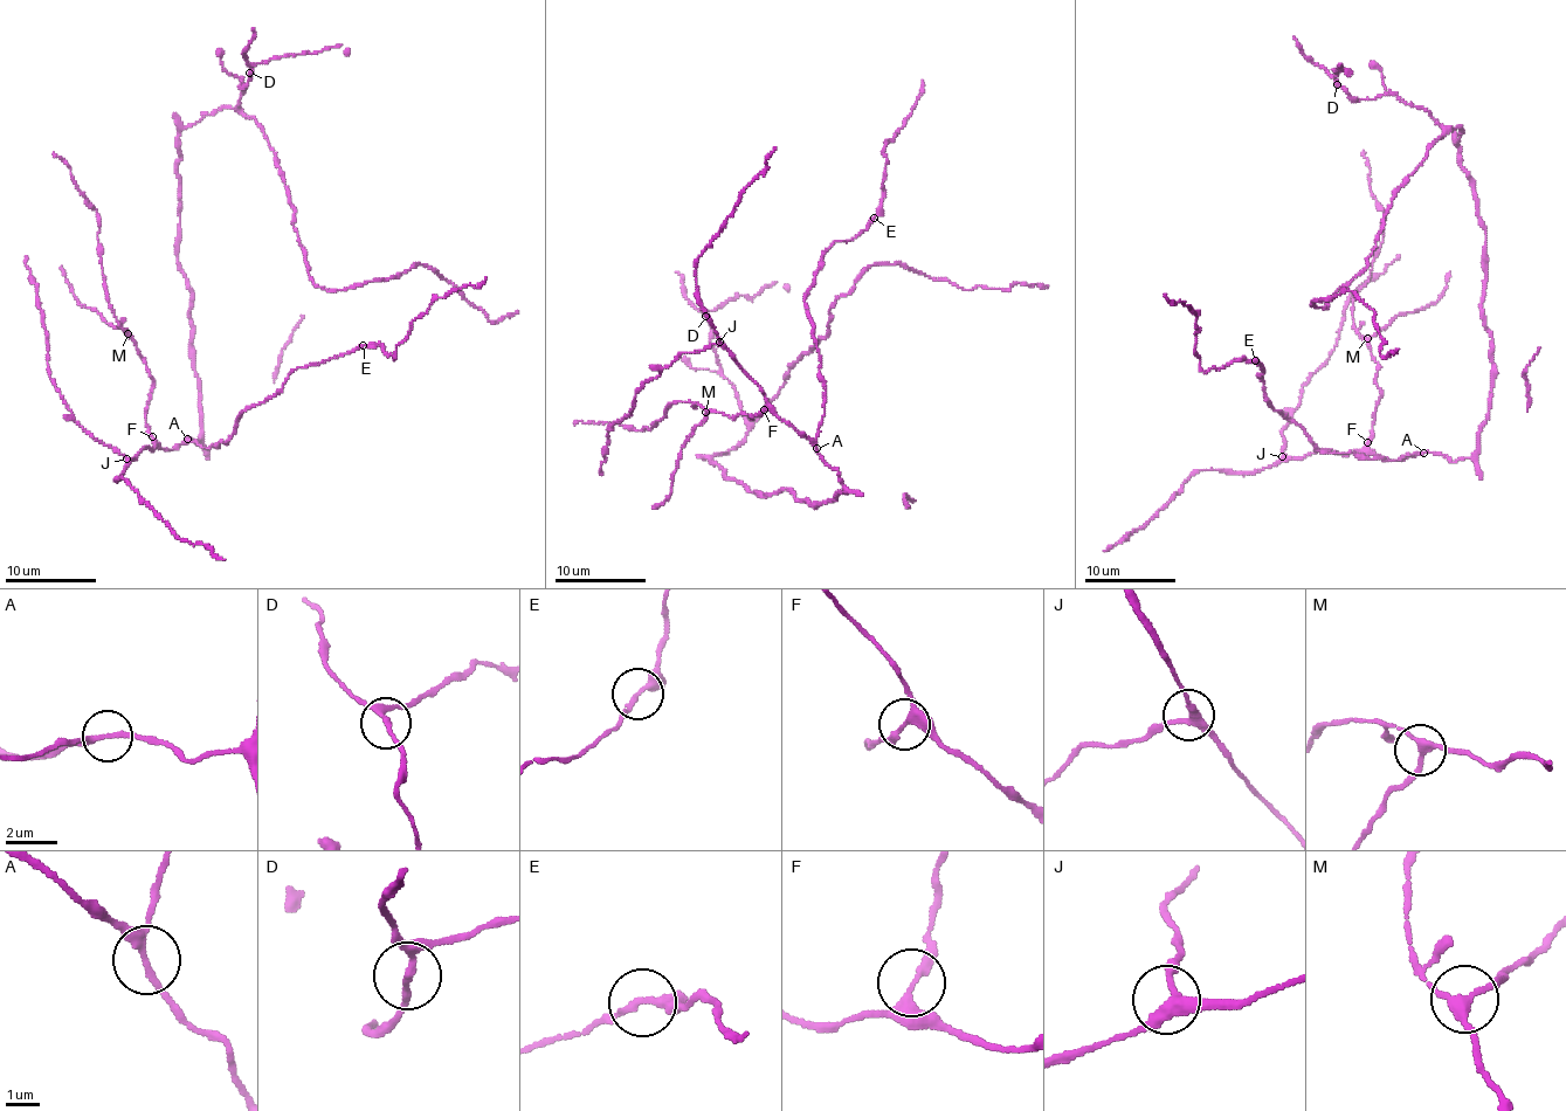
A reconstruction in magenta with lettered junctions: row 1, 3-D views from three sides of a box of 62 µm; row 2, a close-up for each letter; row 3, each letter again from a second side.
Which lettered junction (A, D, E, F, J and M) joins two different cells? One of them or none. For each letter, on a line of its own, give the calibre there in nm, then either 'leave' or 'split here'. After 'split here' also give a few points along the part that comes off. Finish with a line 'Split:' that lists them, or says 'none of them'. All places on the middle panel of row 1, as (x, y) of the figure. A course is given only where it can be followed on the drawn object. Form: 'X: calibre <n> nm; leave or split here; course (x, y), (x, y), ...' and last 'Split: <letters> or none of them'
A: calibre 190 nm; leave
D: calibre 160 nm; leave
E: calibre 200 nm; leave
F: calibre 220 nm; leave
J: calibre 280 nm; leave
M: calibre 240 nm; leave
Split: none of them

